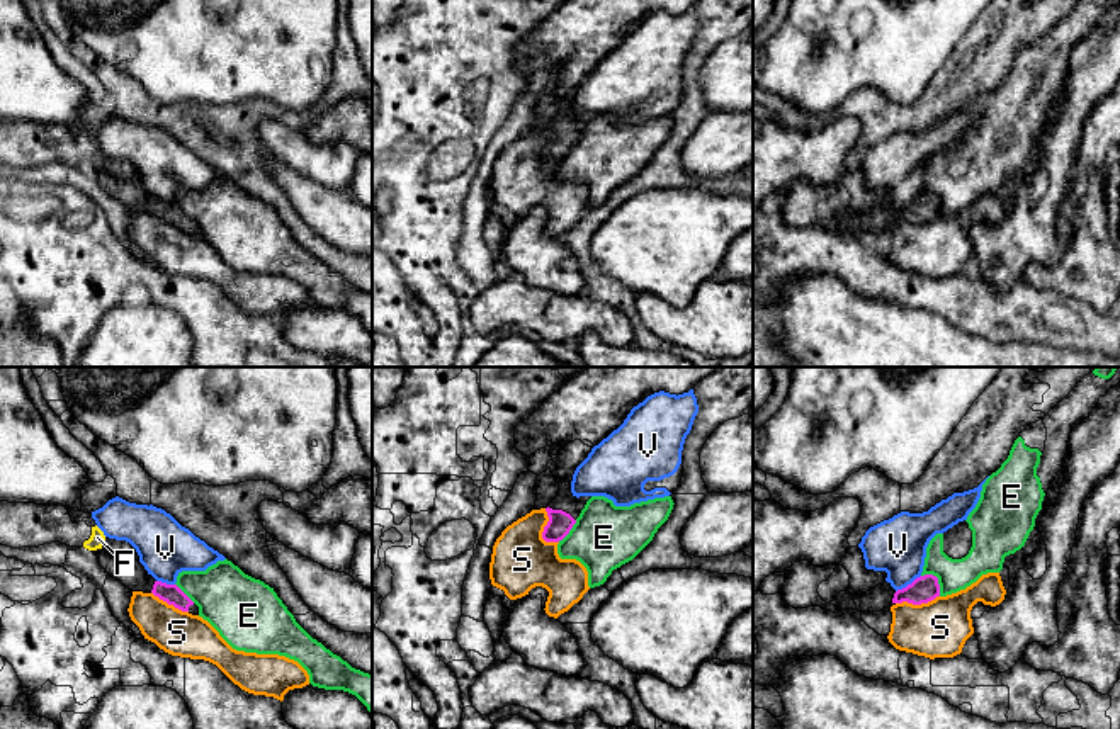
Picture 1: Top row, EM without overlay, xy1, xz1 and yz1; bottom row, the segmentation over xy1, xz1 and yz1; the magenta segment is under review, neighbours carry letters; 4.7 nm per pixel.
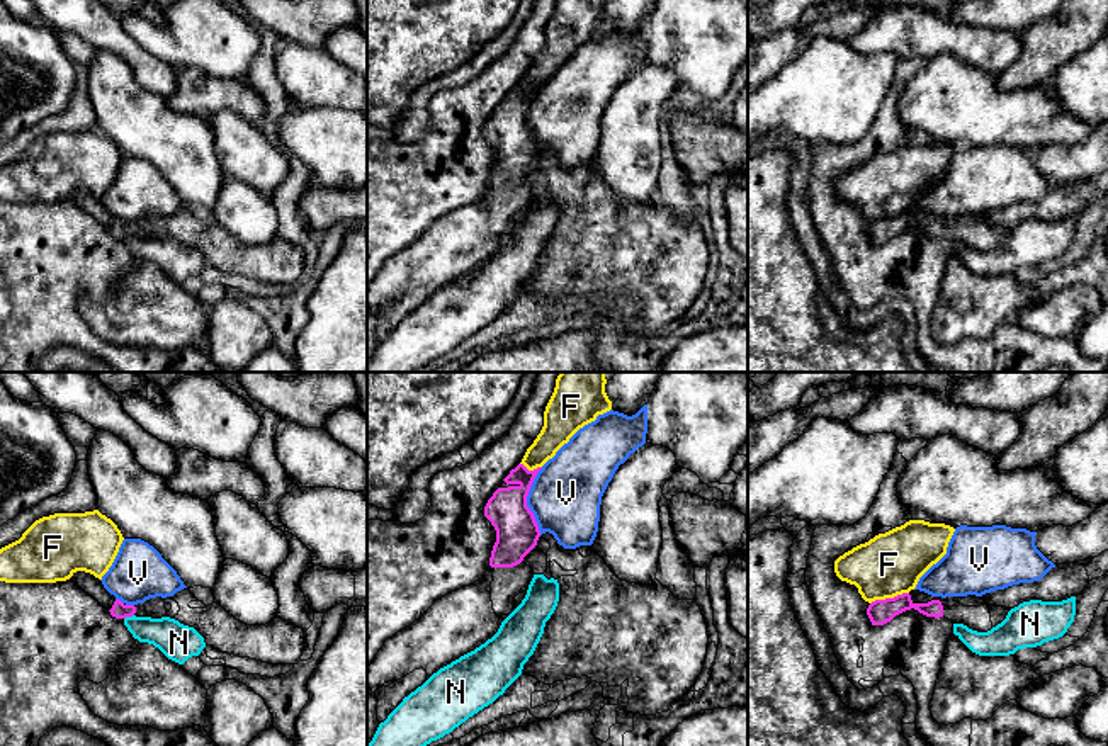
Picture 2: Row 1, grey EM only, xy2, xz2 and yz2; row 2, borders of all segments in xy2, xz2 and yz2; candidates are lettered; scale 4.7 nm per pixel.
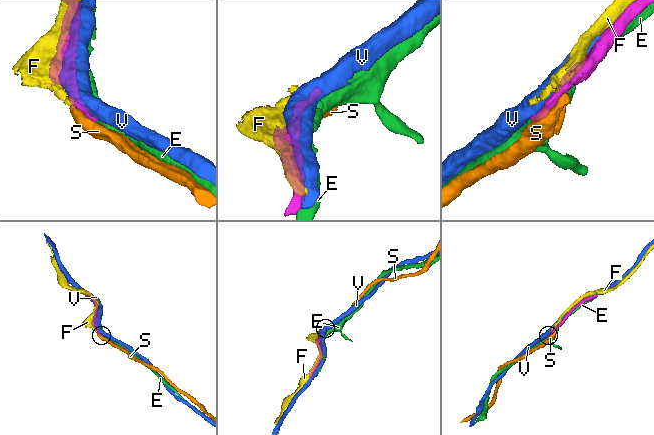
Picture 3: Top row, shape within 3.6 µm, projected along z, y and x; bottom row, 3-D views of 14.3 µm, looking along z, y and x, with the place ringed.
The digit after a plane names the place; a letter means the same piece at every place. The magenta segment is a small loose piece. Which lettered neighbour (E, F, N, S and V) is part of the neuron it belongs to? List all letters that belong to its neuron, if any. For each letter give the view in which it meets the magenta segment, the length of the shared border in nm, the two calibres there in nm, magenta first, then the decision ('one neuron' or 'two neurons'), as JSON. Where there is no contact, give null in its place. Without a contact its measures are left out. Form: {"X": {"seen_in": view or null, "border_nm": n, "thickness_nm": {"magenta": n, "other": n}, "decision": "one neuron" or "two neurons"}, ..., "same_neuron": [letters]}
{"E": {"seen_in": "yz1", "border_nm": 140, "thickness_nm": {"magenta": 130, "other": 160}, "decision": "two neurons"}, "F": {"seen_in": "yz2", "border_nm": 190, "thickness_nm": {"magenta": 120, "other": 300}, "decision": "two neurons"}, "N": {"seen_in": "xy2", "border_nm": 50, "thickness_nm": {"magenta": 80, "other": 170}, "decision": "two neurons"}, "S": {"seen_in": "xz1", "border_nm": 180, "thickness_nm": {"magenta": 120, "other": 280}, "decision": "two neurons"}, "V": {"seen_in": "xz2", "border_nm": 320, "thickness_nm": {"magenta": 200, "other": 340}, "decision": "two neurons"}, "same_neuron": []}

